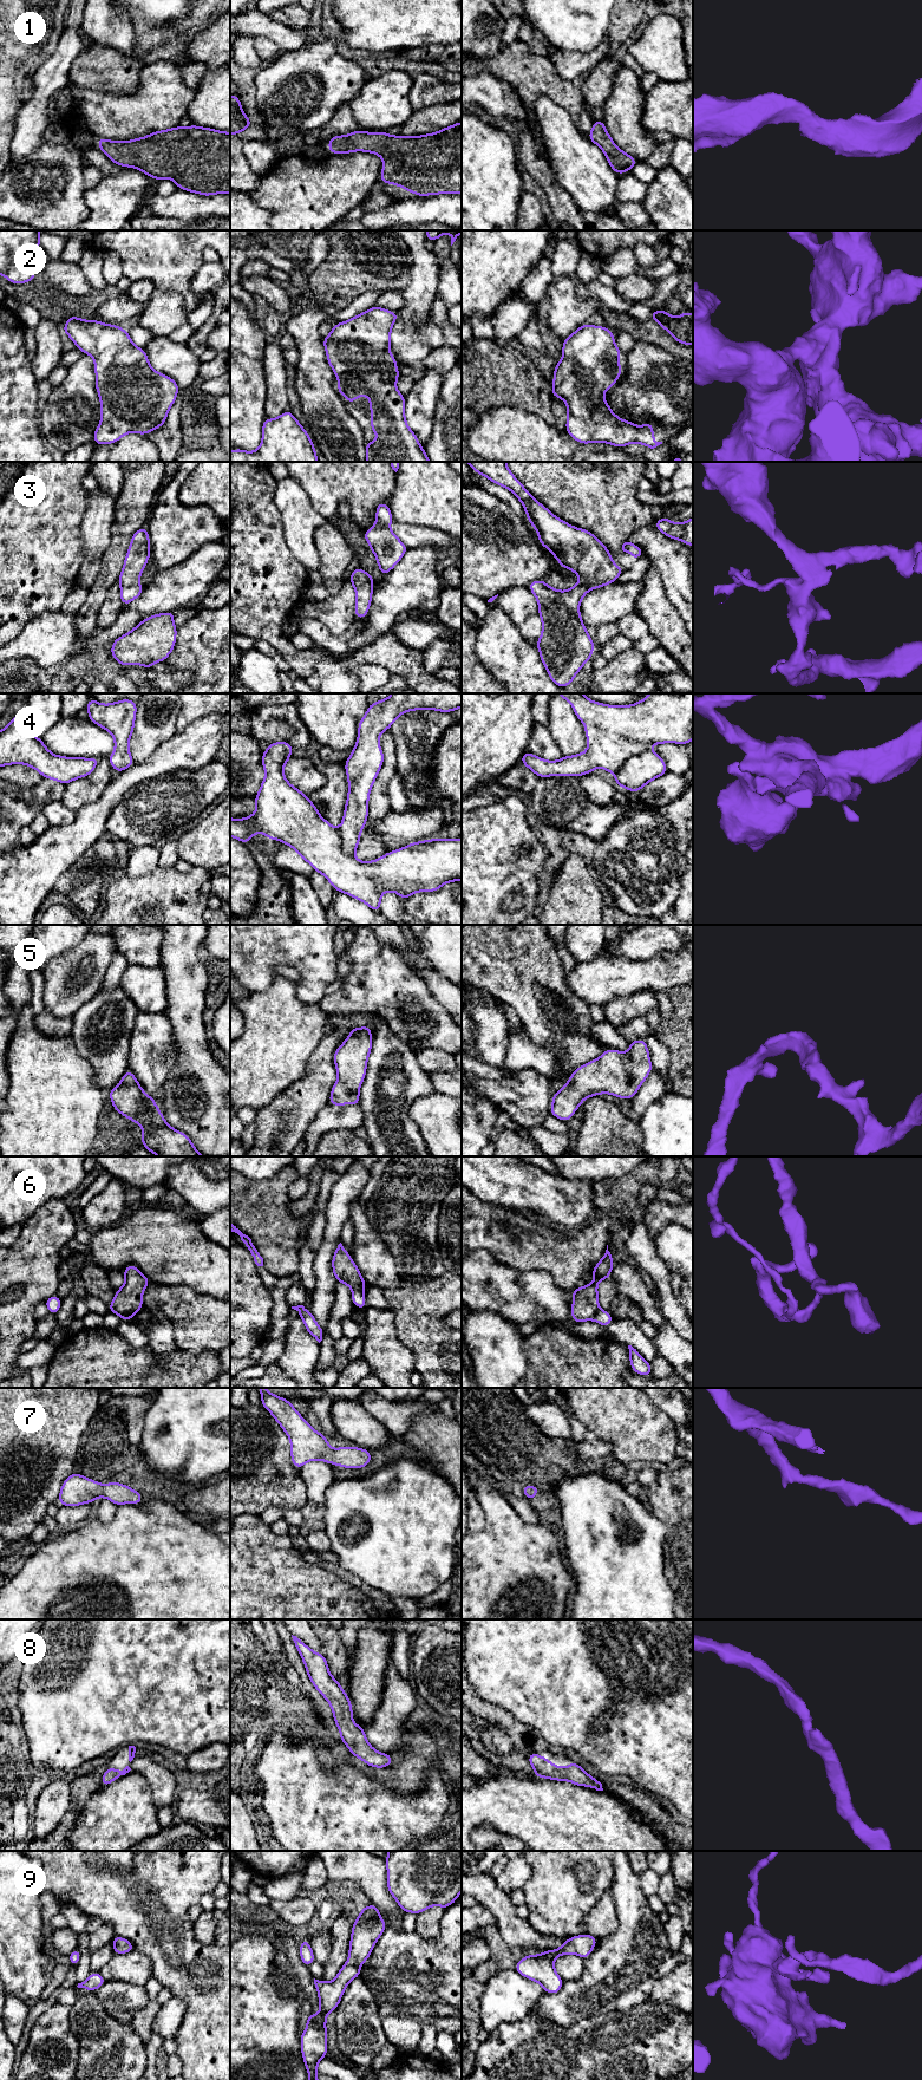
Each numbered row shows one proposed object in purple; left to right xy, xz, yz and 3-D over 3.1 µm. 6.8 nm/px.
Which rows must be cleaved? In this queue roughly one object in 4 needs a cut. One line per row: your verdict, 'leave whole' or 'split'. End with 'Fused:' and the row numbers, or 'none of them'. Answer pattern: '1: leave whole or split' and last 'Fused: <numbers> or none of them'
1: leave whole
2: leave whole
3: leave whole
4: leave whole
5: leave whole
6: split
7: leave whole
8: leave whole
9: leave whole
Fused: 6

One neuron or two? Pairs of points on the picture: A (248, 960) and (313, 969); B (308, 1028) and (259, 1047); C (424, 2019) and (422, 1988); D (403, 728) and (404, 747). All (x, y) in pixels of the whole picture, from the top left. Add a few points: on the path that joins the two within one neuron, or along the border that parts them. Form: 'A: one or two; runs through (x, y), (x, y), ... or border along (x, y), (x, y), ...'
A: one; runs through (265, 956), (296, 956)
B: one; runs through (296, 1029), (286, 1031), (270, 1047)
C: two; border along (397, 1993), (413, 2002), (427, 2002), (430, 2004)
D: one; runs through (404, 732), (404, 742)

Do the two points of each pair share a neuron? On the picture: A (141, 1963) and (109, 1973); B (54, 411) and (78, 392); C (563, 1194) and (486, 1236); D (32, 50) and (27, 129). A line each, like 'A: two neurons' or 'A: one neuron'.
A: one neuron
B: one neuron
C: two neurons
D: two neurons

